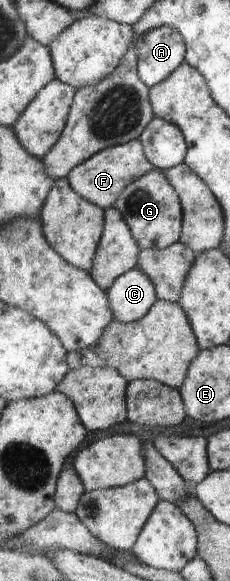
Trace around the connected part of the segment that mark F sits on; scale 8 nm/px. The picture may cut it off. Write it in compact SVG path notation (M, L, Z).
M134 139L126 144L119 144L107 148L93 156L90 160L83 162L68 176L71 187L85 200L97 204L103 211L115 207L115 202L123 195L123 192L139 178L143 178L154 170L149 158L143 149L140 139Z

